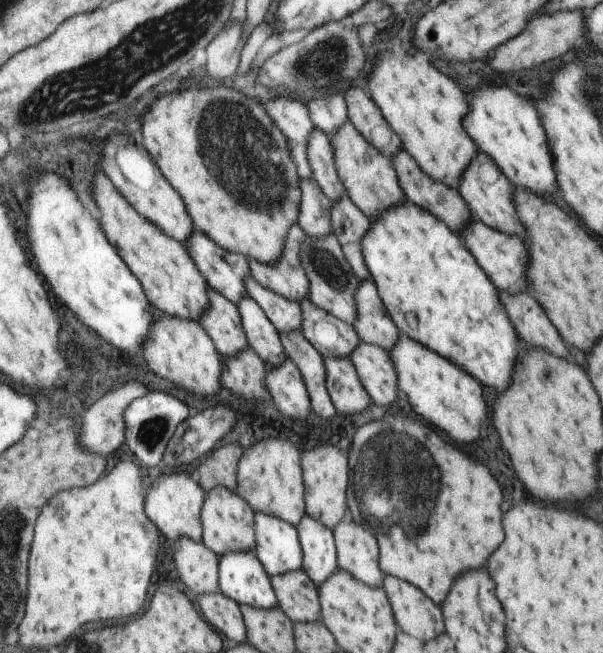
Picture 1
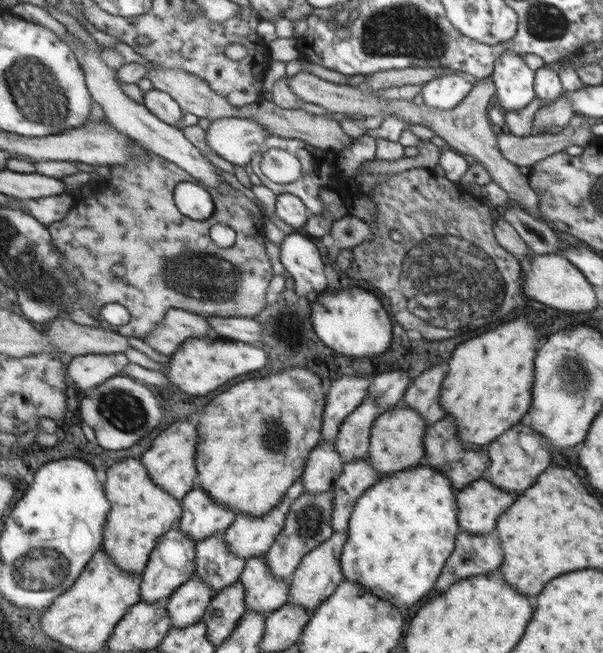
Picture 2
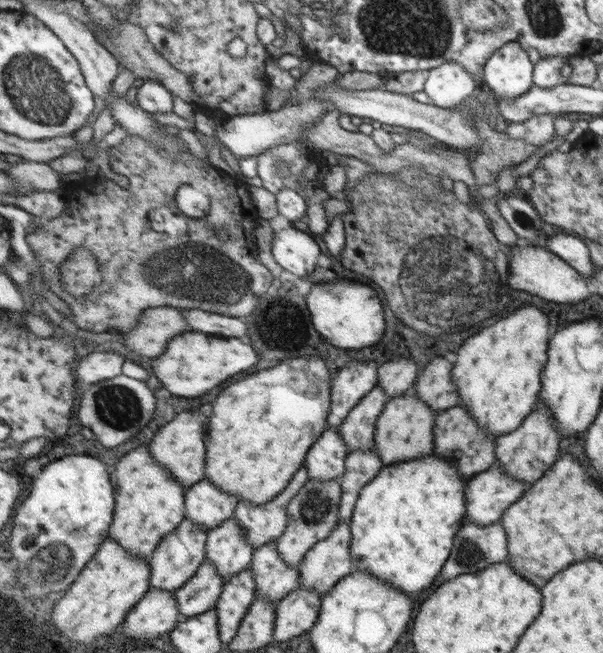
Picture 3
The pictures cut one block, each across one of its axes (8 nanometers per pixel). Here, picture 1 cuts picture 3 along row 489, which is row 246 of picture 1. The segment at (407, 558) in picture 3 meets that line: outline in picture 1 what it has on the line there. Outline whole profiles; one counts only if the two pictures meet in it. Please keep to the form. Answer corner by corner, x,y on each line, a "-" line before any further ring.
410,200
408,204
398,204
384,210
381,218
372,220
370,224
360,242
364,262
400,334
406,334
426,348
440,352
440,356
446,356
452,360
452,364
460,364
464,372
472,372
480,384
492,386
498,394
502,394
510,386
516,366
518,336
498,298
499,289
492,286
493,281
480,268
481,265
463,244
462,238
432,212
416,206

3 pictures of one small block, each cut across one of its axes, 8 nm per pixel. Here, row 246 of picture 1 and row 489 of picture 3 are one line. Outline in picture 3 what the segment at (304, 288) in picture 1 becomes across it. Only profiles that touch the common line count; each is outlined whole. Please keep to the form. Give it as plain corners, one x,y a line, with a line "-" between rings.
306,466
296,473
291,485
267,505
255,505
252,501
246,500
239,503
236,518
246,530
249,530
247,539
251,540
250,546
258,550
281,538
289,527
290,503
310,479
310,471

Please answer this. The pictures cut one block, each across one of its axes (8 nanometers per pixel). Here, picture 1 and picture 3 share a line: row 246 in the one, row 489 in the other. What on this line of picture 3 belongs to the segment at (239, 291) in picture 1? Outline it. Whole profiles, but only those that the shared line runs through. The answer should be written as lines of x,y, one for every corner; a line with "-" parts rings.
204,479
187,489
187,518
212,530
237,516
242,501
222,490
212,479

